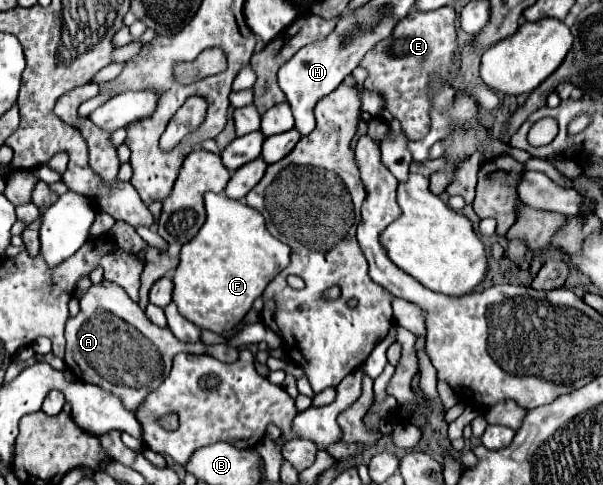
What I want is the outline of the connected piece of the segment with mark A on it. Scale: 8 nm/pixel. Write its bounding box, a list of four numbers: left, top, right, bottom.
[65,281,239,413]

